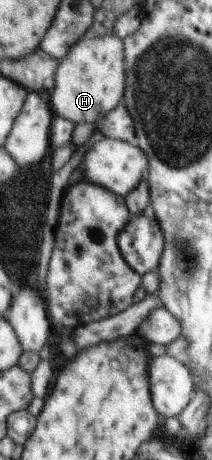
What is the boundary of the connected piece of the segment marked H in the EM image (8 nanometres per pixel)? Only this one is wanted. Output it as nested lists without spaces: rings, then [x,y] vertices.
[[[114,34],[82,37],[56,68],[55,85],[50,96],[53,113],[74,124],[97,124],[104,115],[122,103],[126,88],[123,39]]]

